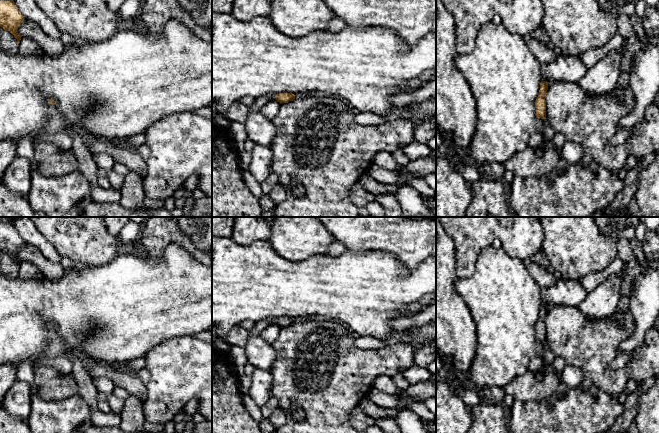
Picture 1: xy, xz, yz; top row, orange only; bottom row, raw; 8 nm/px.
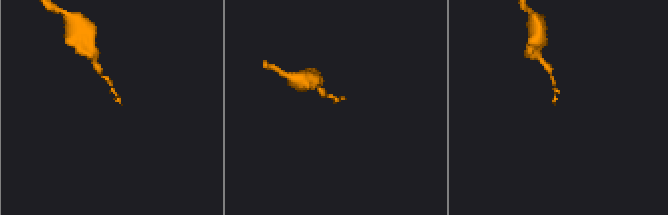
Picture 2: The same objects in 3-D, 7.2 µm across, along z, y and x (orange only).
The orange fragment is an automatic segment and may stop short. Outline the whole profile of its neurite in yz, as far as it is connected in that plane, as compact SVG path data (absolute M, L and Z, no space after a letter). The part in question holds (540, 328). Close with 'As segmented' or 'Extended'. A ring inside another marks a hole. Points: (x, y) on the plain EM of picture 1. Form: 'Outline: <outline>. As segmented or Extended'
Outline: M548 306L540 307L540 315L535 325L536 332L536 356L543 357L546 343L546 325L545 320L548 314Z. Extended

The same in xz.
Outline: M279 317L275 319L277 326L288 327L289 325L295 323L295 319L292 317Z. As segmented

